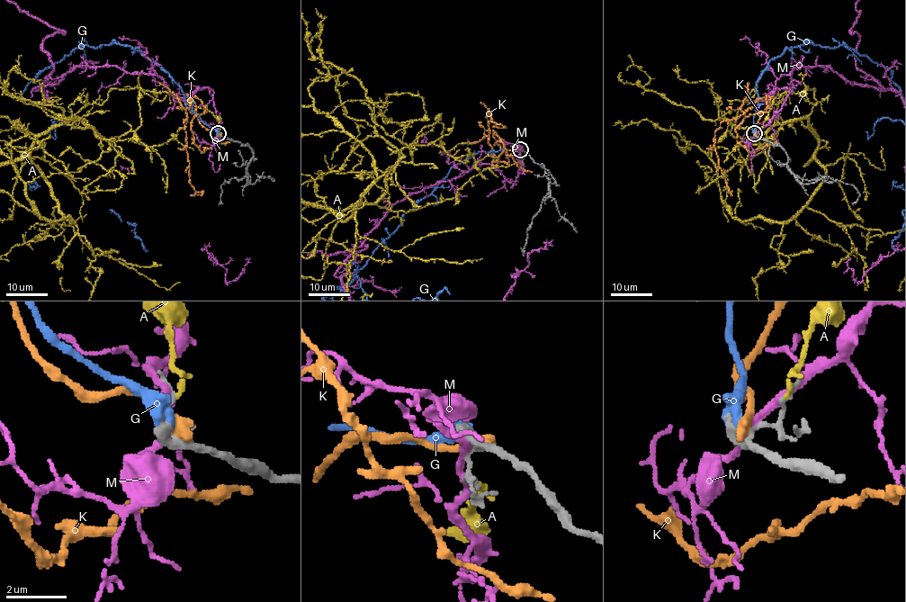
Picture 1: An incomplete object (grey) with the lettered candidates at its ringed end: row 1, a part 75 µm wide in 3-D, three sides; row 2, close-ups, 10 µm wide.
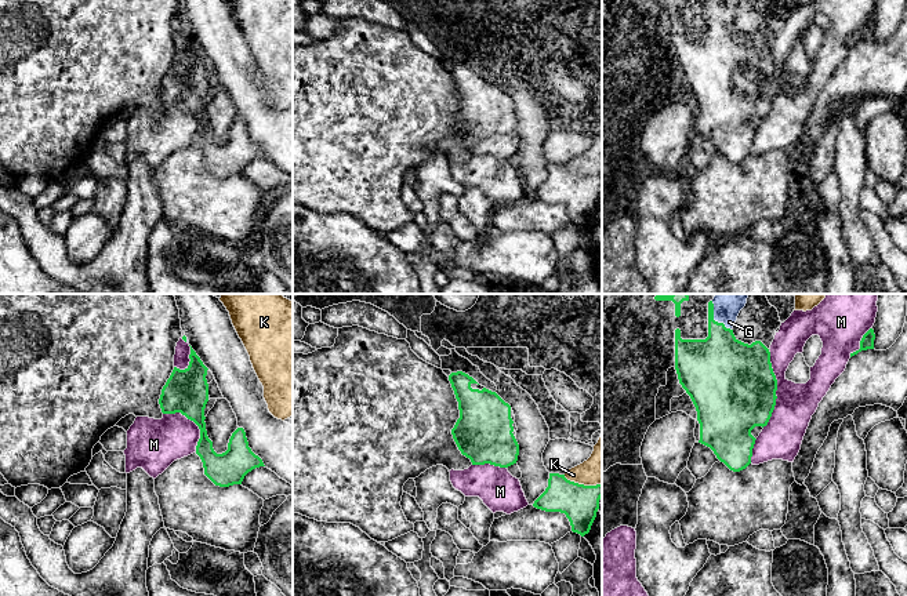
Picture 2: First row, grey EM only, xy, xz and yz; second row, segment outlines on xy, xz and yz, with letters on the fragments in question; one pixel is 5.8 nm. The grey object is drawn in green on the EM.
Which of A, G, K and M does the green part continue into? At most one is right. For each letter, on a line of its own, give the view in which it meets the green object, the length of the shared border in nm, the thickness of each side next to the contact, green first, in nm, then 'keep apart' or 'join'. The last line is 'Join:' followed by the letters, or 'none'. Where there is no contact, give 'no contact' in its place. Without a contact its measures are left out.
A: no contact; keep apart
G: contact in yz; length 200 nm; calibres 320 and 180 nm; join
K: contact in xz; length 240 nm; calibres 220 and 190 nm; keep apart
M: contact in yz; length 440 nm; calibres 500 and 240 nm; keep apart
Join: G

